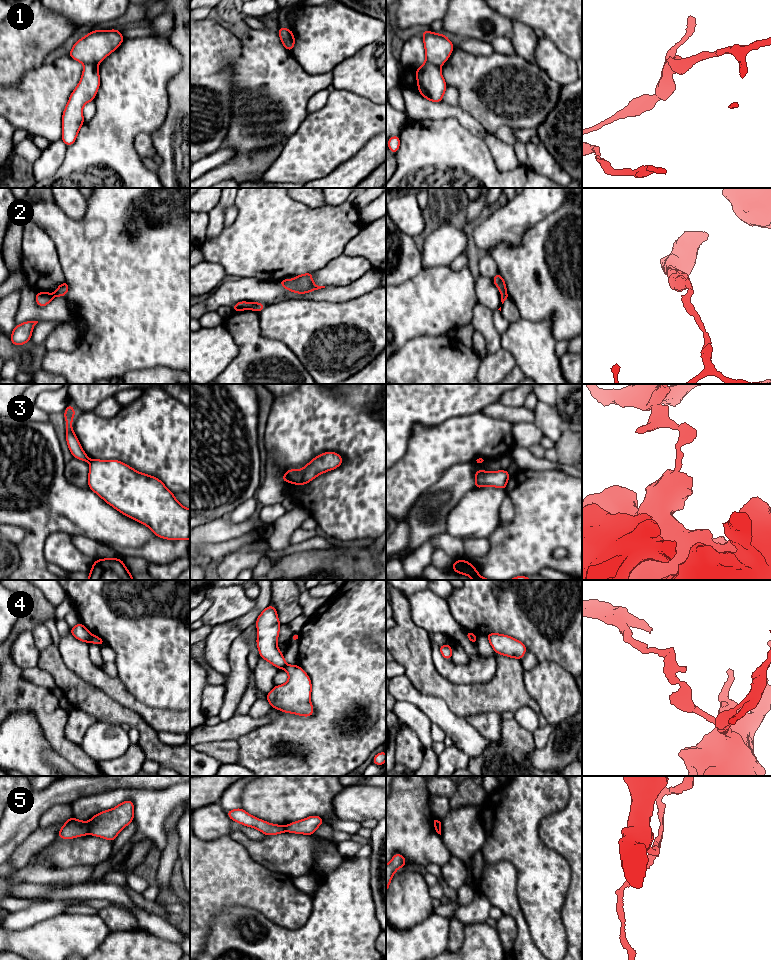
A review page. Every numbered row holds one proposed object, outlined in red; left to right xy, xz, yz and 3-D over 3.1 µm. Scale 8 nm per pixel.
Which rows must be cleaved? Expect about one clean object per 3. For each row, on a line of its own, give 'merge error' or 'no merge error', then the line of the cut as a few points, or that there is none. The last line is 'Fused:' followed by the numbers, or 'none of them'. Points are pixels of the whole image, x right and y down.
1: merge error; cut xz (278, 32), (282, 38), (291, 38), (293, 36)
2: merge error; cut xz (251, 303), (249, 308)
3: merge error; cut yz (476, 460), (481, 462)
4: merge error; cut xy (92, 635), (88, 642)
5: merge error; cut xy (88, 822), (89, 833)
Fused: 1, 2, 3, 4, 5

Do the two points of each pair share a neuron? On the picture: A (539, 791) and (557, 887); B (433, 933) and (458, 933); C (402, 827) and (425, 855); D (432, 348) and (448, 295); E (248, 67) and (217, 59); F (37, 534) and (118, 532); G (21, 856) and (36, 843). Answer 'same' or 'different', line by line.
A: same
B: different
C: same
D: different
E: different
F: same
G: same

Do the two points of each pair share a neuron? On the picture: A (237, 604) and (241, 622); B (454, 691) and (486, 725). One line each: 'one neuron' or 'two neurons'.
A: two neurons
B: two neurons

